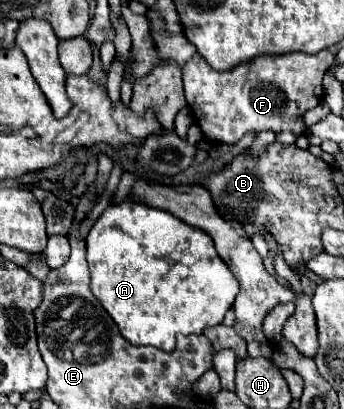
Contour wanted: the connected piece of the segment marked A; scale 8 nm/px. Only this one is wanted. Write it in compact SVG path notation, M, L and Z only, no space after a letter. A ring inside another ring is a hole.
M123 201L119 205L109 205L101 213L87 235L87 263L93 295L101 301L131 345L151 345L173 351L177 335L199 335L205 327L219 325L239 293L235 275L231 275L231 269L215 255L215 245L205 231L143 203Z

